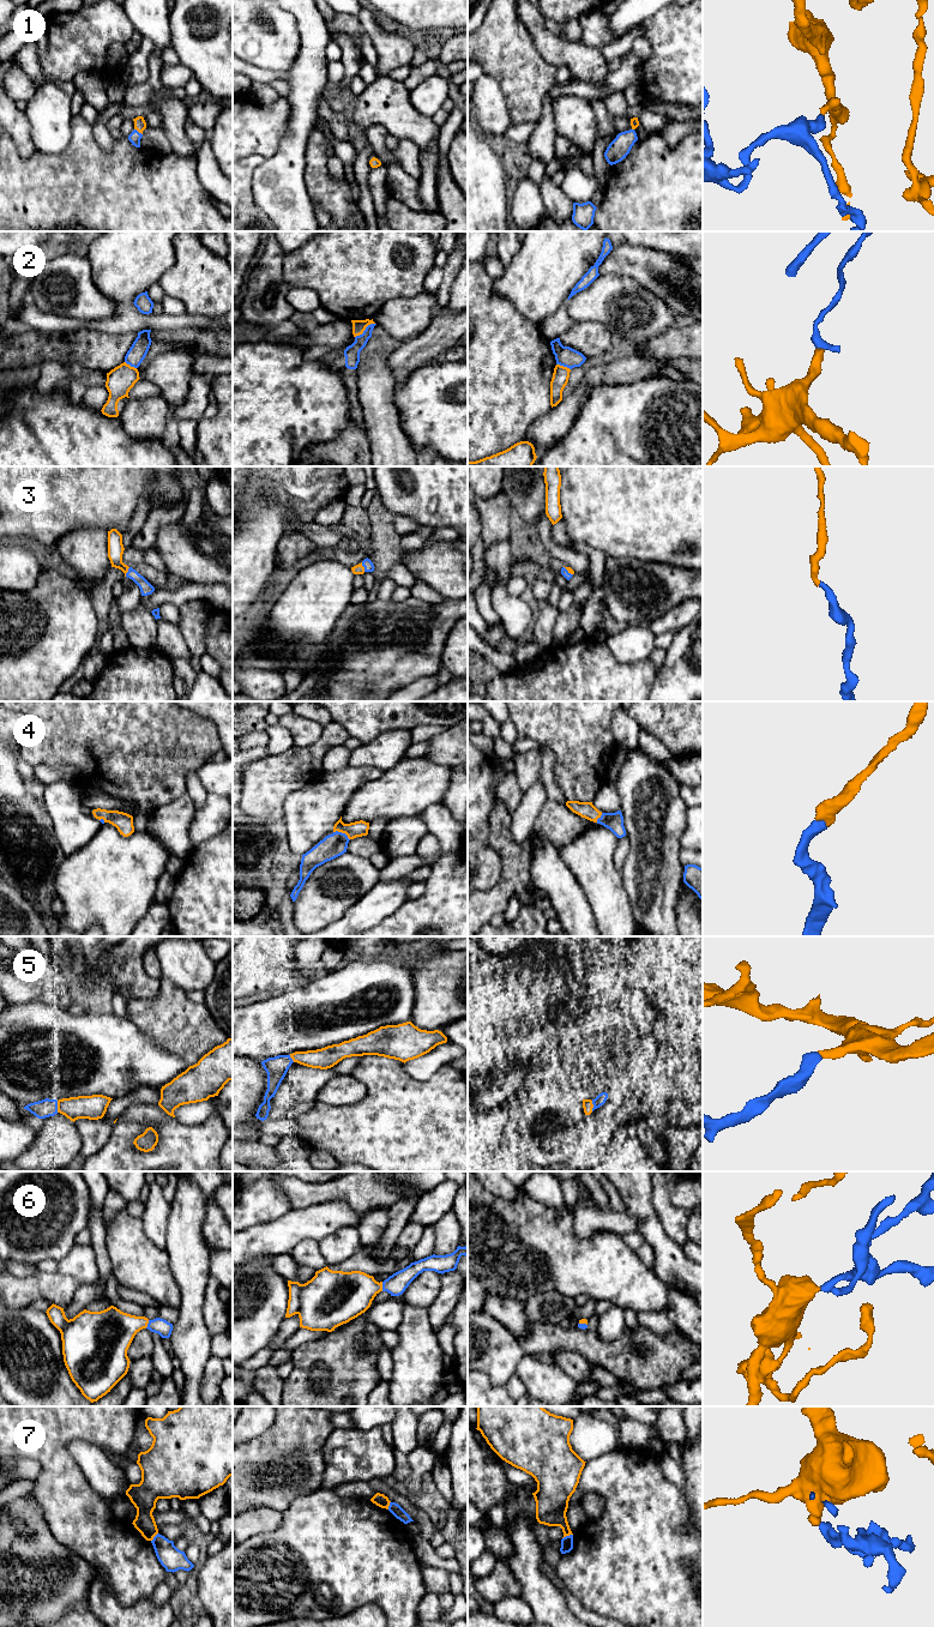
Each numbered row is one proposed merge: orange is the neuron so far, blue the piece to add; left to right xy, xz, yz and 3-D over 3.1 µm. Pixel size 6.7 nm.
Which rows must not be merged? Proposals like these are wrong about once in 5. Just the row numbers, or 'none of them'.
2, 7

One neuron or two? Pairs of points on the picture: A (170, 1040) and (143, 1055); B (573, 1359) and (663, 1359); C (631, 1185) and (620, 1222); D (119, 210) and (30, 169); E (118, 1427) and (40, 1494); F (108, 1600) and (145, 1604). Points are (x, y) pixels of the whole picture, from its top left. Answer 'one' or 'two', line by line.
A: two
B: two
C: two
D: one
E: one
F: one

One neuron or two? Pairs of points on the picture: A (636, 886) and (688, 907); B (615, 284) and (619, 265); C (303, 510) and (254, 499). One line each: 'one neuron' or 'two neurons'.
A: two neurons
B: two neurons
C: two neurons

